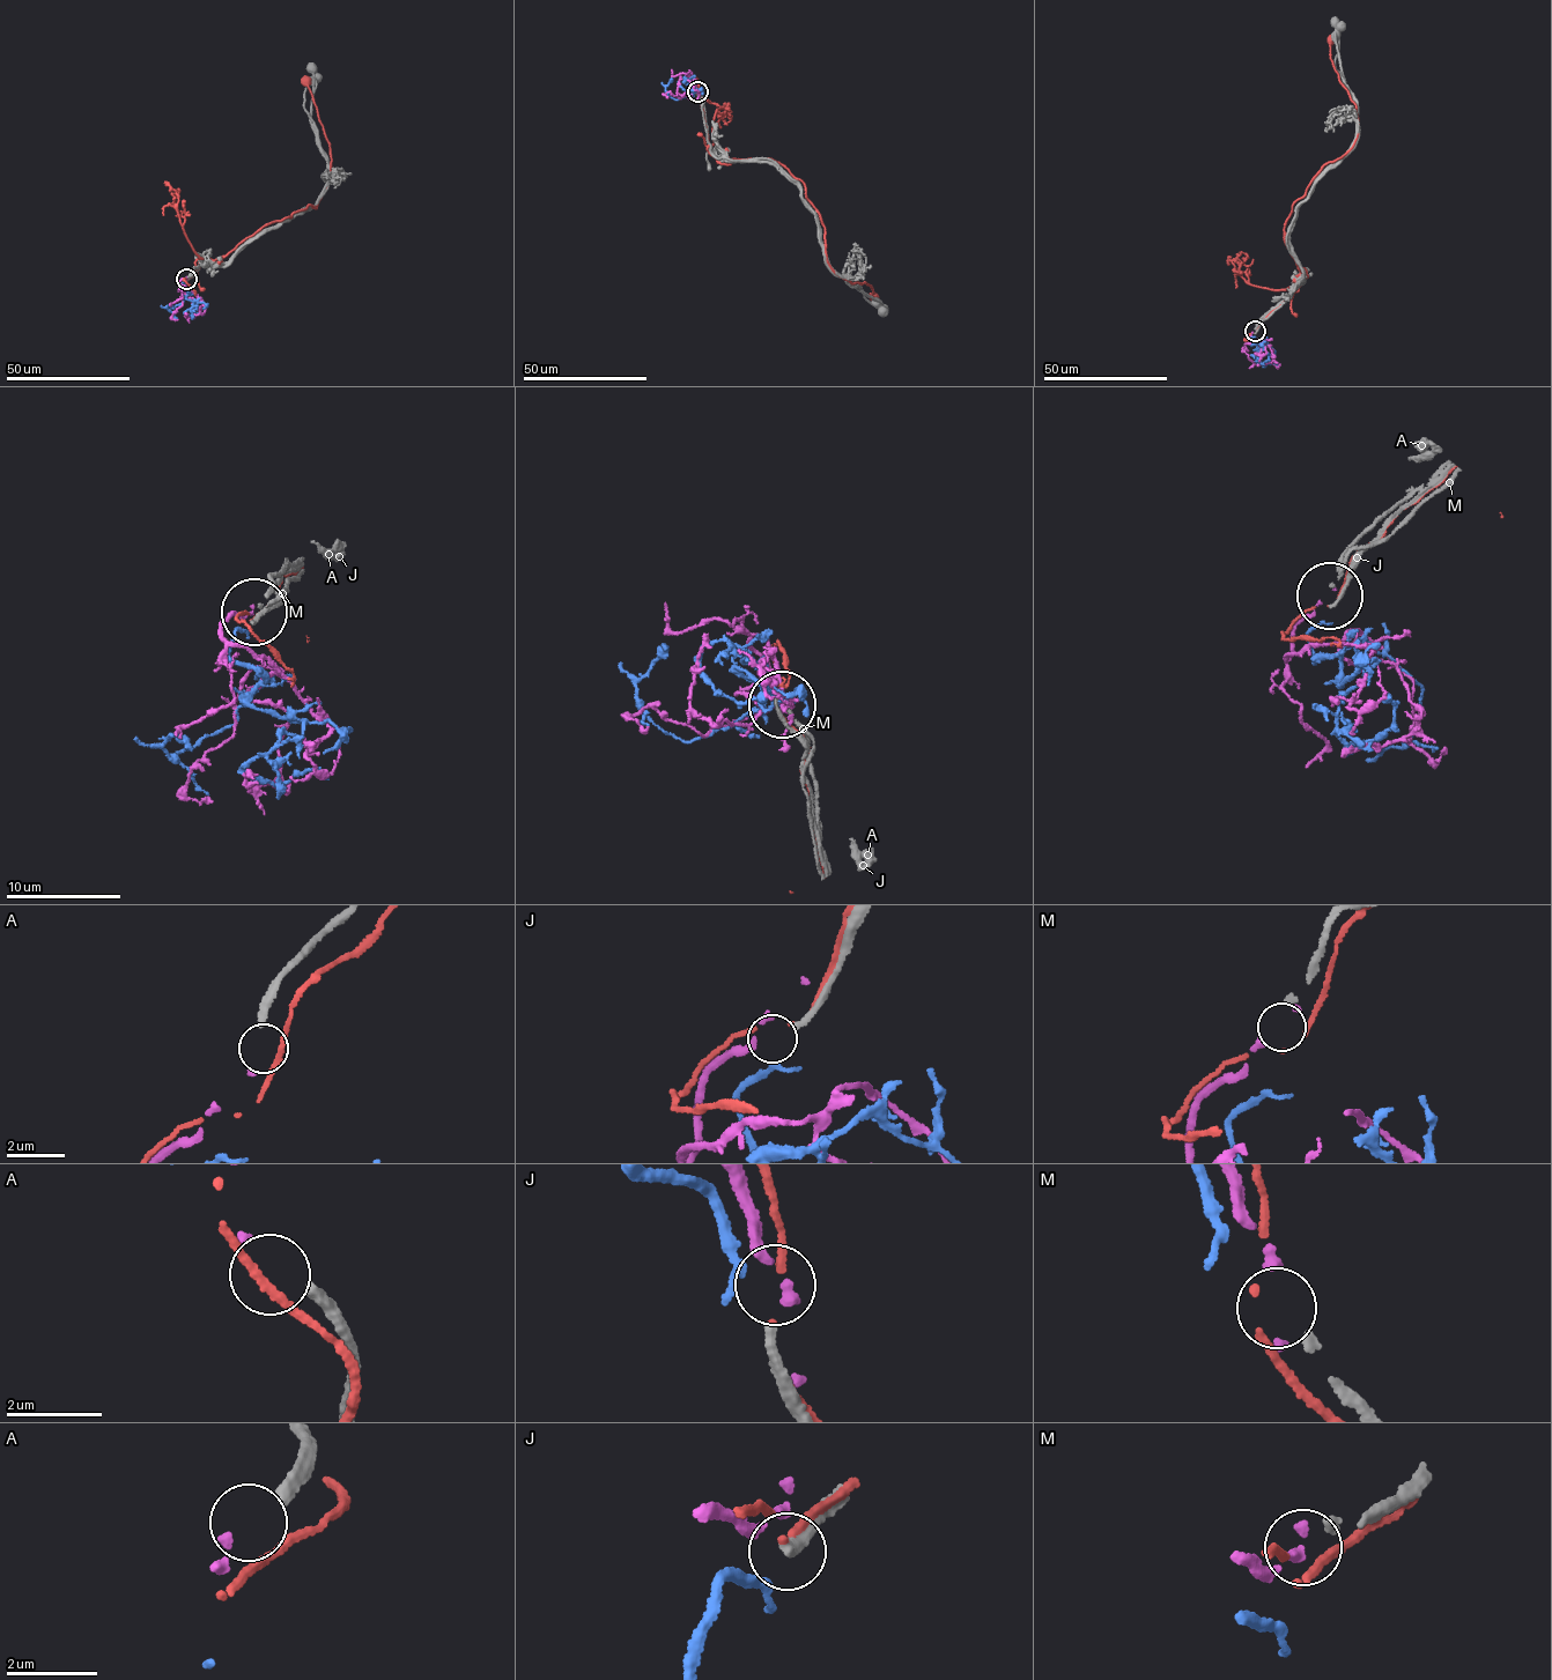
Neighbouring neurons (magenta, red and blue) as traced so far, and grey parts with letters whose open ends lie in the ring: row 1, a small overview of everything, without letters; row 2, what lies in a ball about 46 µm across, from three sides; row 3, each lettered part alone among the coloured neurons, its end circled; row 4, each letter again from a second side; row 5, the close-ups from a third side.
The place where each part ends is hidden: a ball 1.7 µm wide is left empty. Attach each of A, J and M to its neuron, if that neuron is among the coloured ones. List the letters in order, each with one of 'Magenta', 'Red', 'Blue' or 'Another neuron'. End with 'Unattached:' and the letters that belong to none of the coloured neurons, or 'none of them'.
A: Magenta
J: Blue
M: Another neuron
Unattached: M

